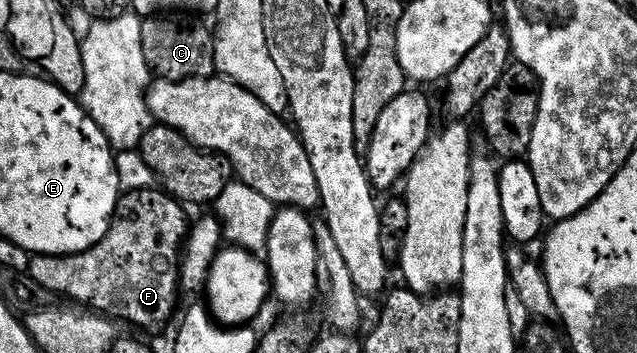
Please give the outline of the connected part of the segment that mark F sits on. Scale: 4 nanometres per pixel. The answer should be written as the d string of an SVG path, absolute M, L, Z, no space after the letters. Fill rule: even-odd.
M152 189L149 191L129 191L119 196L119 204L115 206L115 213L111 216L111 228L105 233L105 237L97 245L93 245L88 251L82 251L76 255L37 255L31 260L31 270L29 274L33 277L33 281L37 281L37 285L45 285L45 289L49 289L57 297L63 295L67 299L76 299L84 308L90 309L95 313L102 313L107 317L114 317L116 320L124 319L127 323L132 323L135 327L144 327L147 331L155 331L158 327L163 327L171 319L171 314L175 311L175 294L180 294L181 284L179 281L179 273L181 270L181 256L183 248L187 242L189 234L189 218L185 212L184 204L174 199L172 195L168 195L162 189Z

